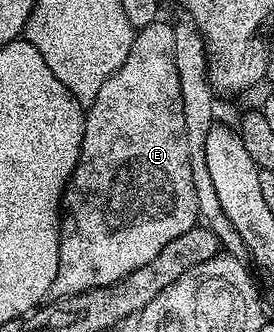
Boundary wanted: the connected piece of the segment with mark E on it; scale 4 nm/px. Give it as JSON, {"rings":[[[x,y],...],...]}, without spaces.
{"rings":[[[160,19],[160,20],[157,20],[157,21],[154,21],[154,22],[153,22],[153,23],[149,23],[149,27],[145,27],[145,28],[144,28],[144,29],[140,29],[140,30],[138,30],[138,32],[136,32],[136,35],[135,35],[135,38],[134,38],[134,39],[133,39],[133,47],[129,47],[129,55],[128,55],[128,56],[127,56],[127,58],[126,58],[126,59],[125,59],[125,63],[121,63],[121,67],[117,67],[117,71],[116,71],[116,72],[115,72],[115,73],[114,73],[114,74],[113,74],[113,75],[109,75],[109,79],[105,79],[105,83],[104,83],[104,84],[103,84],[103,86],[102,86],[102,87],[101,87],[101,91],[97,91],[97,99],[93,99],[93,103],[92,103],[92,104],[91,104],[91,105],[89,105],[89,106],[86,106],[86,109],[85,109],[85,116],[84,116],[84,118],[83,118],[83,138],[82,138],[82,139],[81,139],[81,151],[80,151],[80,152],[79,152],[79,162],[77,162],[77,163],[76,163],[76,164],[75,164],[75,170],[74,170],[74,171],[73,171],[73,175],[72,175],[72,176],[71,176],[71,178],[69,178],[69,180],[67,180],[67,188],[66,188],[66,189],[64,189],[64,190],[63,190],[63,200],[62,200],[62,202],[61,202],[61,220],[60,220],[60,222],[59,222],[59,254],[58,254],[58,255],[57,255],[57,279],[53,279],[53,287],[52,287],[52,288],[51,288],[51,293],[52,293],[52,294],[54,294],[54,296],[55,296],[55,297],[56,297],[56,298],[63,298],[63,297],[69,297],[69,296],[75,296],[75,295],[77,295],[77,294],[78,294],[78,293],[81,293],[81,292],[87,292],[87,291],[89,291],[89,290],[90,290],[90,289],[93,289],[93,288],[103,288],[103,287],[105,287],[105,286],[106,286],[106,285],[112,285],[112,284],[113,284],[113,283],[117,283],[117,282],[118,282],[118,281],[120,281],[120,280],[121,280],[121,279],[125,279],[125,275],[129,275],[129,274],[130,274],[130,273],[132,273],[132,272],[133,272],[133,271],[137,271],[137,267],[145,267],[145,263],[149,263],[149,259],[153,259],[153,258],[155,258],[155,256],[156,256],[156,255],[157,255],[157,254],[158,254],[158,253],[159,253],[159,252],[161,252],[161,247],[165,247],[165,246],[167,246],[167,244],[168,244],[168,243],[169,243],[169,242],[171,242],[171,240],[172,240],[172,239],[177,239],[177,235],[185,235],[185,231],[189,231],[189,230],[190,230],[190,229],[191,229],[191,228],[193,228],[193,226],[194,226],[194,225],[195,225],[195,224],[197,224],[197,222],[198,222],[198,221],[199,221],[199,212],[198,212],[198,211],[197,211],[197,191],[193,191],[193,171],[189,171],[189,143],[188,143],[188,142],[187,142],[187,140],[186,140],[186,139],[185,139],[185,111],[184,111],[184,110],[183,110],[183,108],[182,108],[182,107],[181,107],[181,79],[177,79],[177,63],[176,63],[176,62],[175,62],[175,25],[174,25],[174,24],[171,24],[171,23],[169,23],[169,25],[166,25],[166,23],[165,23],[165,21],[166,21],[166,20],[163,20],[163,19]]]}

